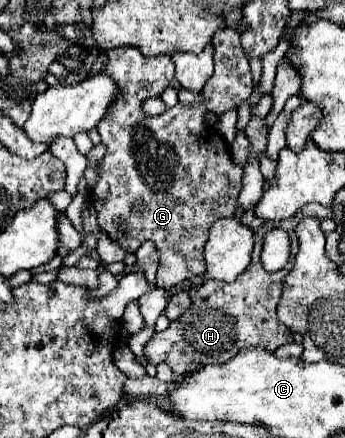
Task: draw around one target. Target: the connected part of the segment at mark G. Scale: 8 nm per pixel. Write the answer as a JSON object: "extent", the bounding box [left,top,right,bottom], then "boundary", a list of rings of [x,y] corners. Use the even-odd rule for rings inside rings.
{"extent":[88,28,254,288],"boundary":[[[224,28],[216,32],[216,36],[212,38],[212,44],[214,44],[214,74],[208,78],[206,86],[202,88],[200,102],[194,108],[186,108],[184,104],[178,102],[174,108],[168,108],[164,114],[152,116],[152,118],[142,112],[144,98],[140,94],[134,96],[134,92],[142,86],[142,74],[150,72],[150,68],[158,68],[158,64],[168,64],[166,54],[144,56],[138,48],[132,48],[132,46],[104,50],[108,58],[104,64],[104,72],[108,72],[108,76],[112,76],[112,80],[116,82],[118,96],[108,106],[108,114],[104,116],[104,120],[100,120],[100,124],[96,126],[100,132],[102,144],[106,146],[106,154],[98,168],[98,178],[96,178],[94,188],[90,190],[88,202],[96,210],[100,228],[122,248],[136,252],[146,240],[152,240],[158,246],[160,288],[170,288],[188,278],[204,274],[206,270],[204,244],[208,240],[208,230],[216,220],[234,216],[236,200],[242,188],[242,172],[244,172],[242,166],[234,164],[226,142],[220,136],[210,134],[210,130],[204,124],[204,116],[208,112],[222,114],[248,100],[254,88],[250,62],[244,56],[244,50],[240,46],[240,34],[236,34],[234,30]],[[116,220],[120,220],[124,228],[116,230]]]}

